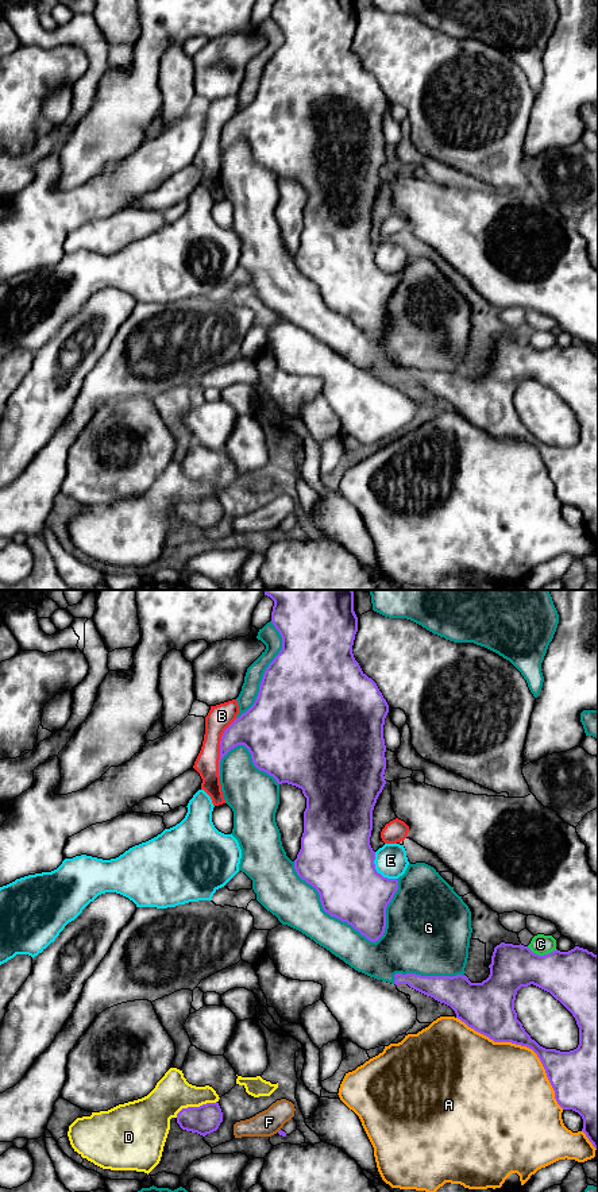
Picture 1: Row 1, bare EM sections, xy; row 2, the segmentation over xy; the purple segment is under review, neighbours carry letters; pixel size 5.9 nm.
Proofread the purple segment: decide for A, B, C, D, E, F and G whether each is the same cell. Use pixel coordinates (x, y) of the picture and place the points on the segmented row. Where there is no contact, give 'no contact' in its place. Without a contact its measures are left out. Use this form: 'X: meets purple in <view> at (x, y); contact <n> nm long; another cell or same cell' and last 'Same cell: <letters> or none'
A: meets purple in xy at (524, 1045); contact 850 nm long; another cell
B: meets purple in xy at (220, 748); contact 360 nm long; another cell
C: meets purple in xy at (541, 956); contact 180 nm long; another cell
D: meets purple in xy at (195, 1107); contact 260 nm long; another cell
E: meets purple in xy at (375, 871); contact 220 nm long; another cell
F: no contact; another cell
G: meets purple in xy at (328, 913); contact 700 nm long; same cell
Same cell: G

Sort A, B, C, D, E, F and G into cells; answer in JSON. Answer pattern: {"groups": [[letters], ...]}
{"groups": [["A"], ["B"], ["C"], ["D"], ["E"], ["F"], ["G"]]}

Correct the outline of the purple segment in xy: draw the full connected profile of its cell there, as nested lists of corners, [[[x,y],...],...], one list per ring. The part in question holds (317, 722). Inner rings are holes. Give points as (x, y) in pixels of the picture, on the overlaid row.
[[[265,590],[265,595],[274,601],[271,612],[271,622],[282,637],[282,649],[274,657],[274,660],[266,668],[258,697],[254,705],[236,718],[223,733],[220,741],[220,760],[219,760],[219,776],[221,759],[235,747],[244,745],[251,753],[254,765],[270,776],[273,776],[278,784],[288,783],[302,790],[306,798],[306,809],[304,811],[304,833],[301,837],[301,849],[294,860],[294,869],[297,875],[308,884],[316,888],[320,895],[323,910],[331,917],[347,922],[369,941],[377,942],[385,933],[386,927],[386,907],[391,902],[394,894],[398,890],[397,879],[383,877],[375,869],[375,852],[370,845],[370,837],[373,830],[373,810],[379,794],[382,792],[386,780],[386,745],[383,738],[385,718],[389,713],[389,705],[379,691],[377,683],[369,678],[355,660],[352,653],[352,645],[355,634],[358,632],[358,617],[354,612],[354,591],[352,590]]]

